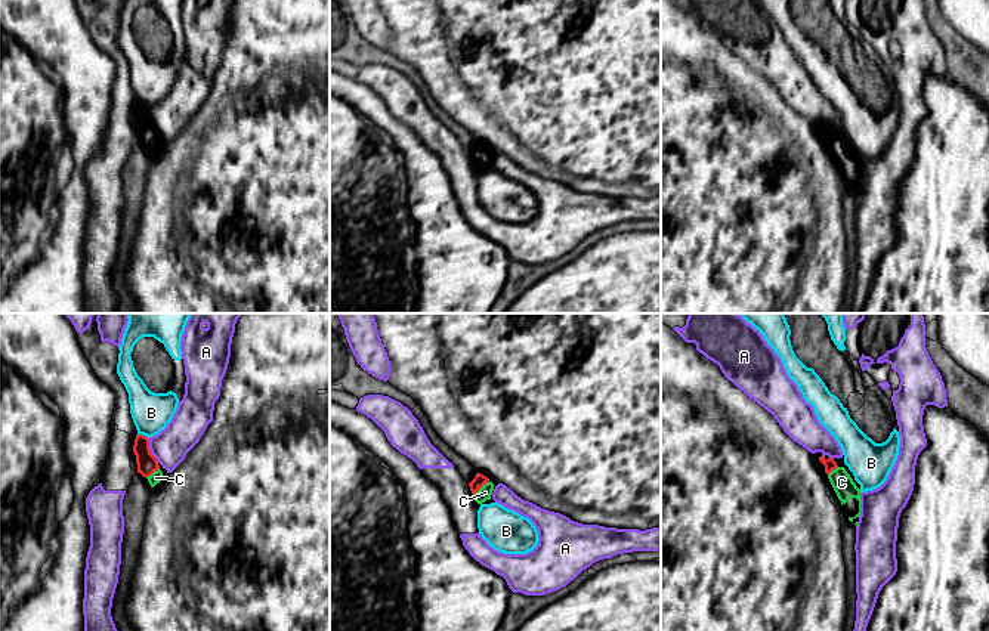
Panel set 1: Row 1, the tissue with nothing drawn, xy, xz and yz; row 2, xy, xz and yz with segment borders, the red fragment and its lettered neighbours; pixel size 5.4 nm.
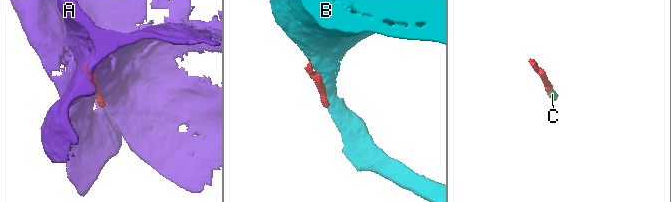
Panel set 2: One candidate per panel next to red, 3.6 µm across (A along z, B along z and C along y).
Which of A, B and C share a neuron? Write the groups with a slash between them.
A / B / C

